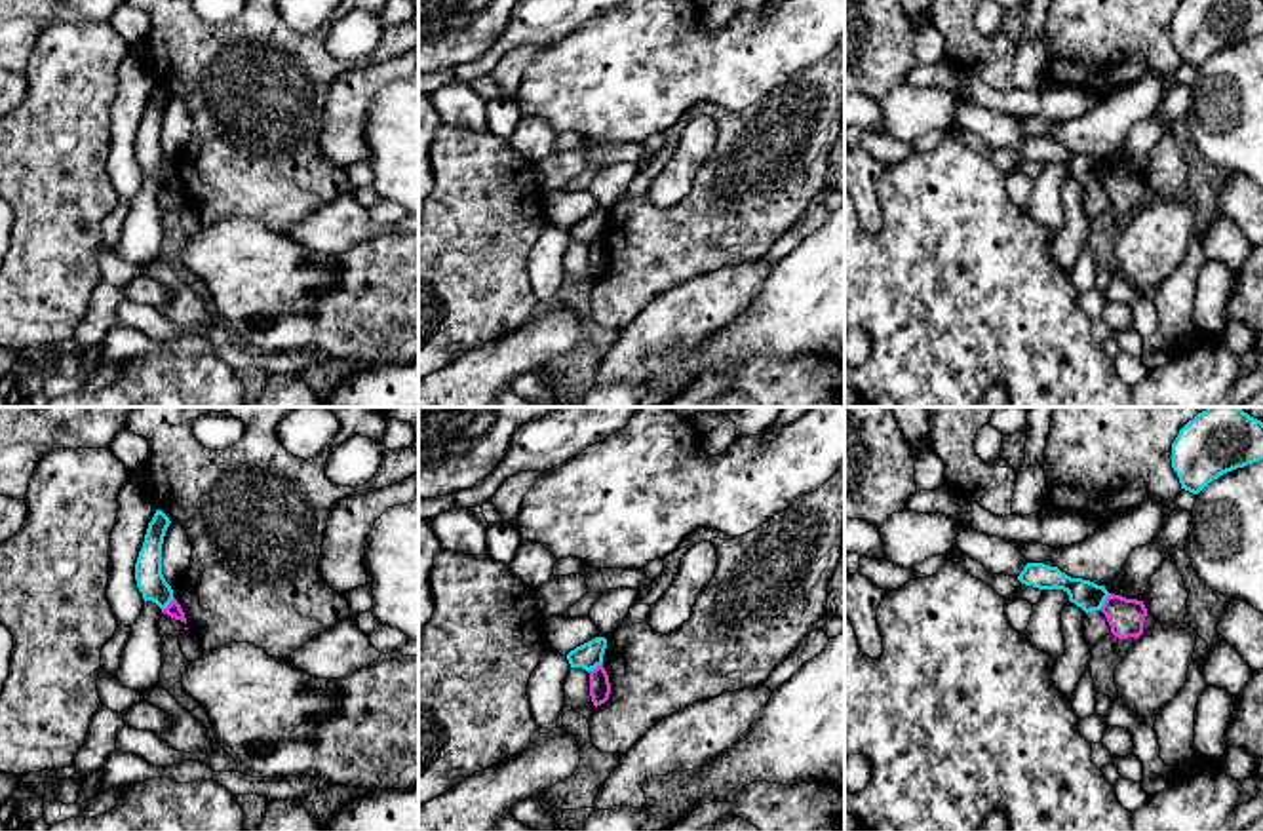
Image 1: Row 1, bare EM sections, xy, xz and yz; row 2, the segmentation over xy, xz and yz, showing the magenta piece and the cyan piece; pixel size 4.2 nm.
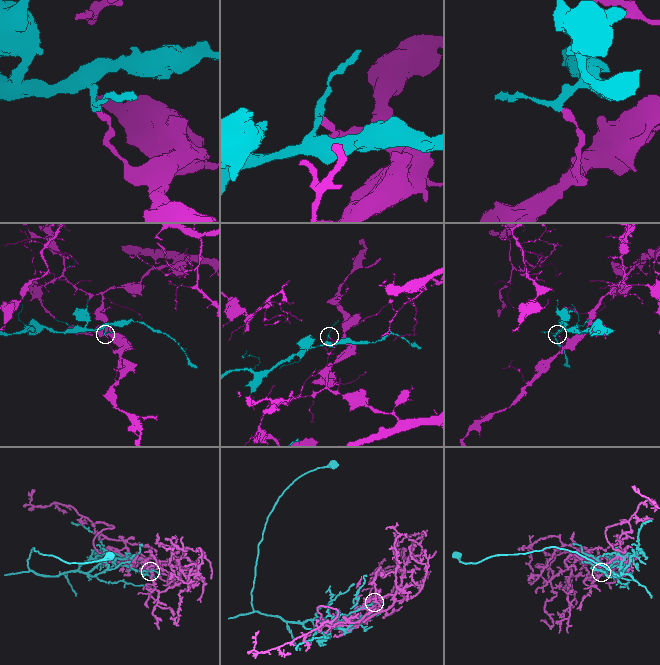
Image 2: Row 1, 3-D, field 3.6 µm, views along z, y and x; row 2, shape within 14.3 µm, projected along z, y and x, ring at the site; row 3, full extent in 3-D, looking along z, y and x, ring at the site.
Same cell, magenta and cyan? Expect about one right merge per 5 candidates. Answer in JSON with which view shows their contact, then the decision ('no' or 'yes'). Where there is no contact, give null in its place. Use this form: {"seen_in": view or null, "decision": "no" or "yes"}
{"seen_in": "yz", "decision": "no"}

